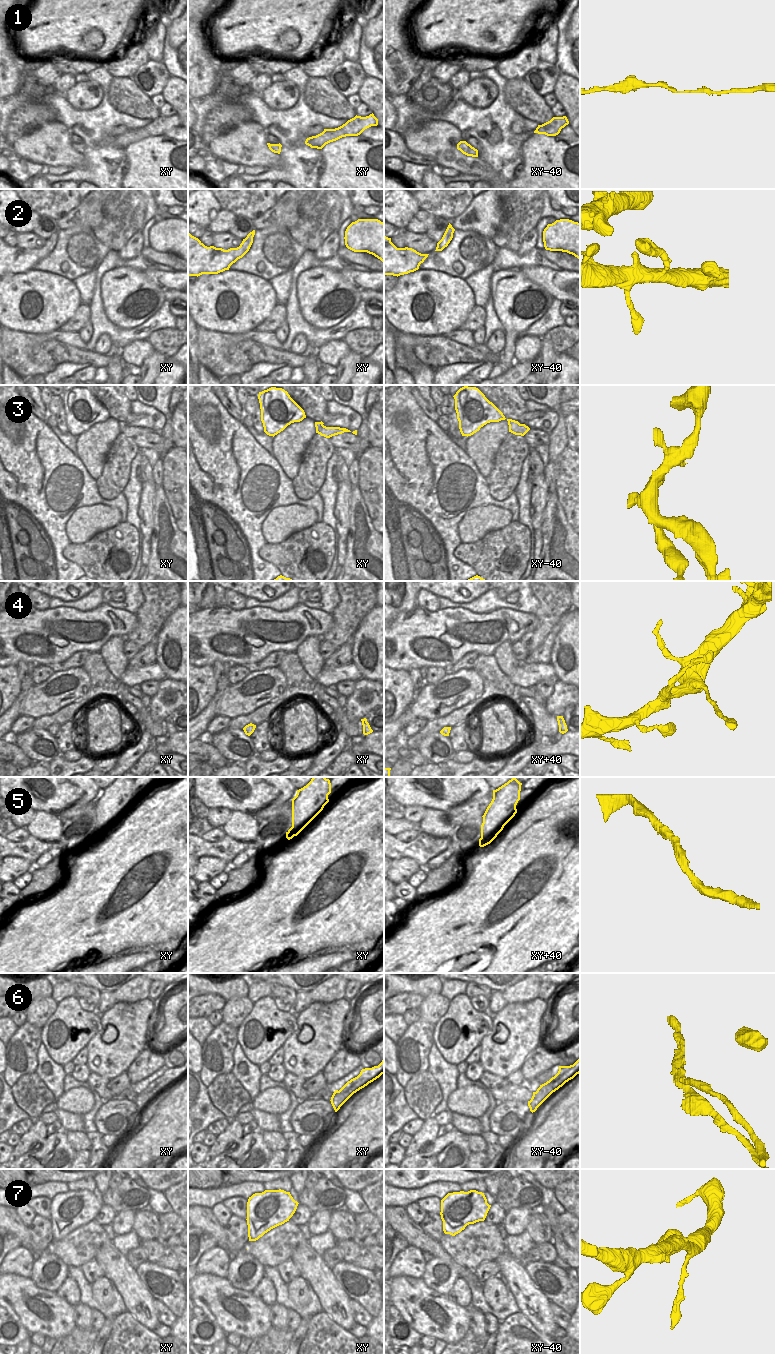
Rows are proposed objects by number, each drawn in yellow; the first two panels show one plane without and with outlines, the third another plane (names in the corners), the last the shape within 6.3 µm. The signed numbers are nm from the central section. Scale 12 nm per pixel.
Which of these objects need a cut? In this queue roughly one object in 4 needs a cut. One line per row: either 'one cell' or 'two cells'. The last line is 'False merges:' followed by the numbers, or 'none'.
1: one cell
2: one cell
3: one cell
4: one cell
5: two cells
6: two cells
7: one cell
False merges: 5, 6

